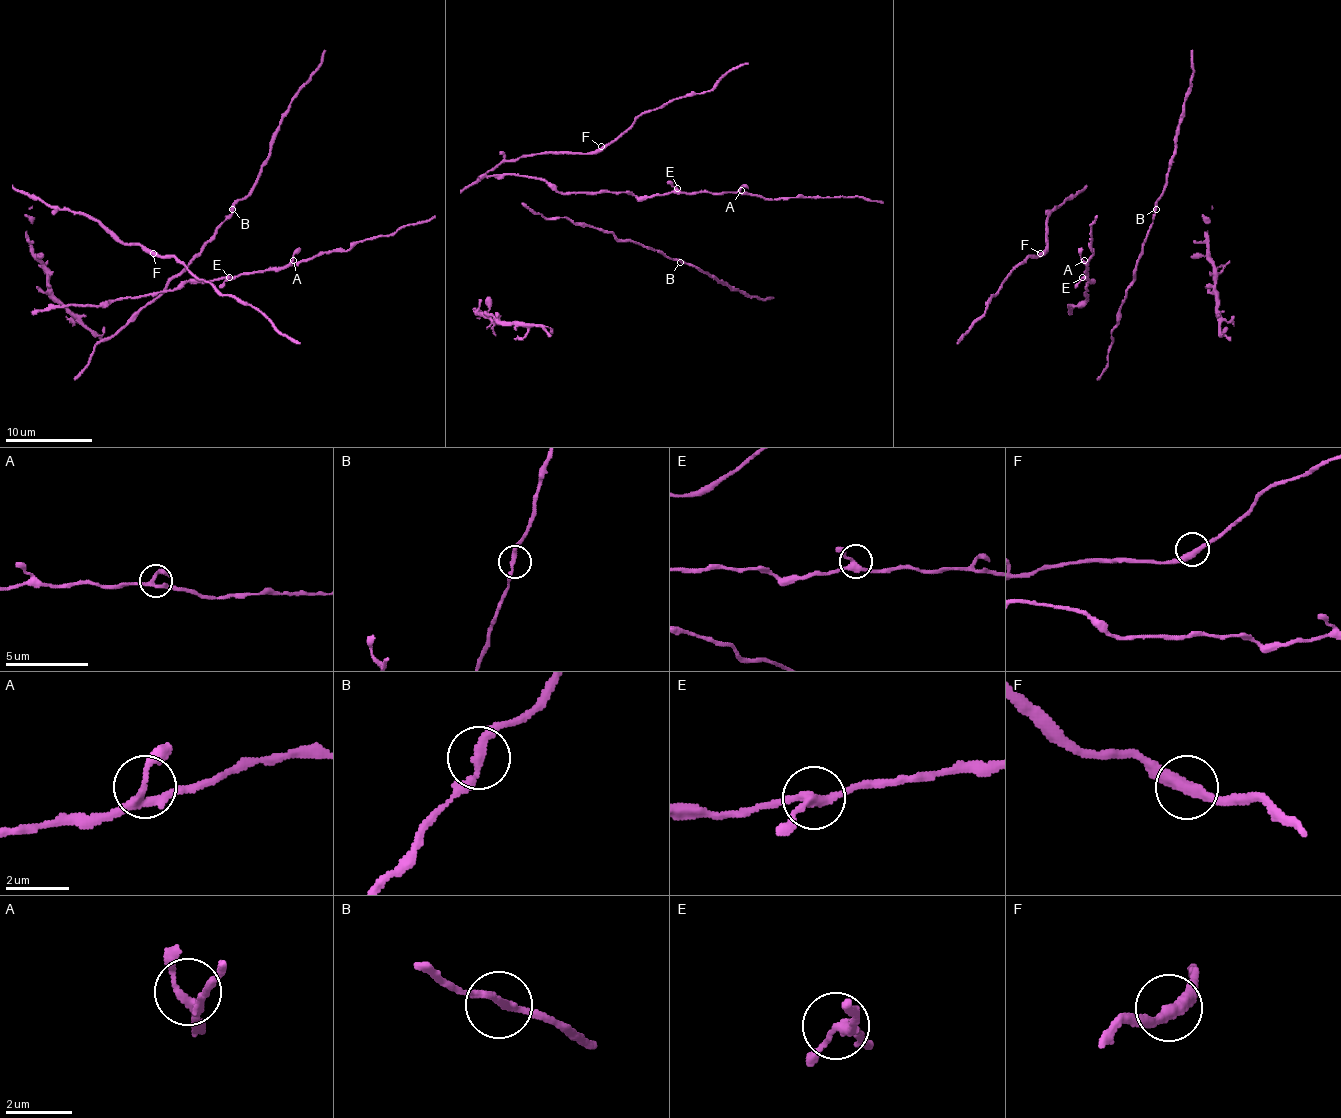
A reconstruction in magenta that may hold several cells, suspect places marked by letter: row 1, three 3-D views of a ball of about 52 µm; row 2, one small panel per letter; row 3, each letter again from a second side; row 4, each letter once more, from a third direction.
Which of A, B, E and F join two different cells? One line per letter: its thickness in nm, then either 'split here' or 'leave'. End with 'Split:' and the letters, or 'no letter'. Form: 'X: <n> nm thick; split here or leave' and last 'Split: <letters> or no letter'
A: 190 nm thick; leave
B: 240 nm thick; leave
E: 240 nm thick; leave
F: 360 nm thick; leave
Split: no letter

